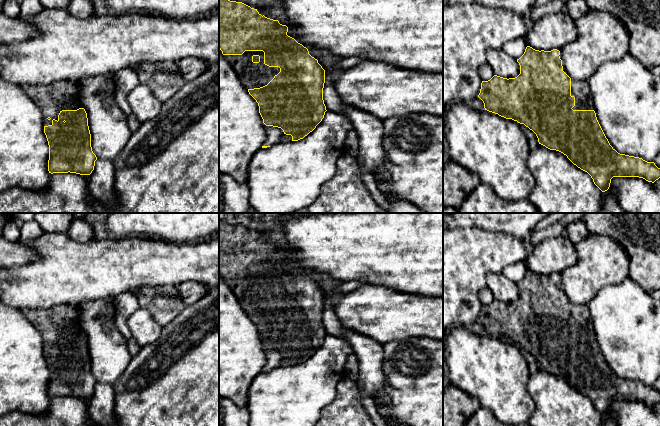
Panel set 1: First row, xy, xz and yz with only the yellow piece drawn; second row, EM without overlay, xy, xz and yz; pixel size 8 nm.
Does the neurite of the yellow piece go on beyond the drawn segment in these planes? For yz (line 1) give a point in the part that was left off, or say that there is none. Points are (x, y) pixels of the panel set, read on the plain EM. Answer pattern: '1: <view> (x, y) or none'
1: yz (580, 314)

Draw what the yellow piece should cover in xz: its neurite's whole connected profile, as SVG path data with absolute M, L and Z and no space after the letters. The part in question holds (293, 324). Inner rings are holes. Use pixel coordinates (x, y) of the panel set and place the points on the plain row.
M219 220L219 273L258 327L266 356L262 372L303 363L327 335L323 324L325 294L287 256L288 251L278 244L262 240L242 226Z

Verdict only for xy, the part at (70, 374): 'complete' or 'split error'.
split error

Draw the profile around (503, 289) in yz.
M488 273L486 276L487 288L494 299L503 302L515 302L520 298L520 289L517 283L507 278L503 273Z

